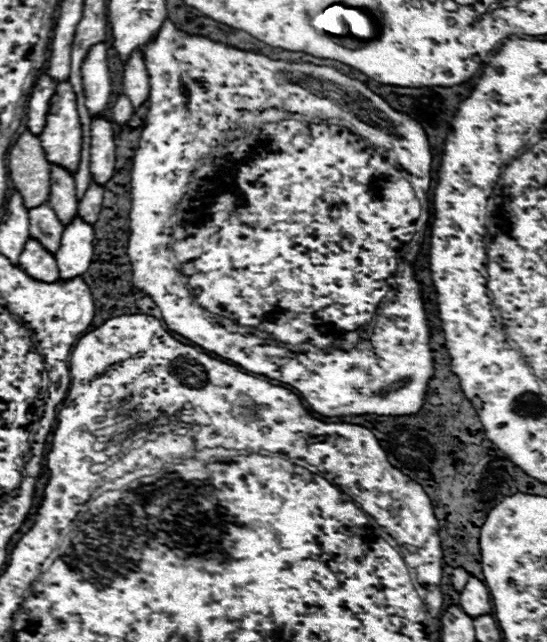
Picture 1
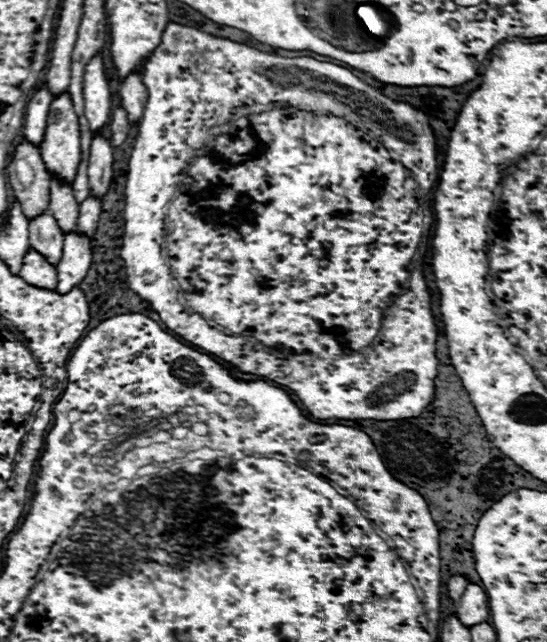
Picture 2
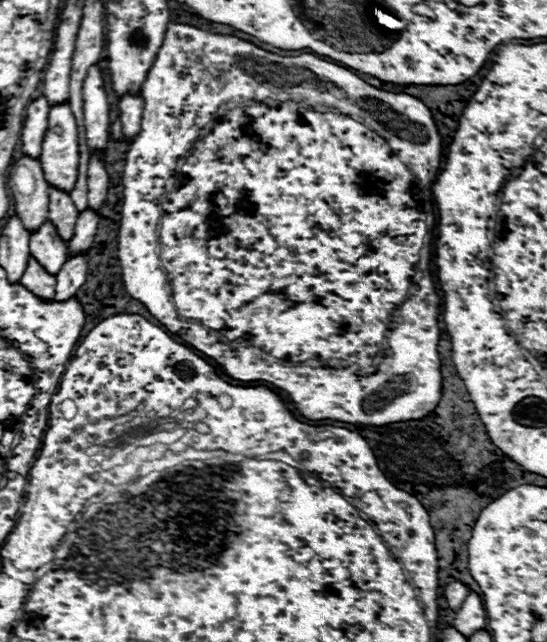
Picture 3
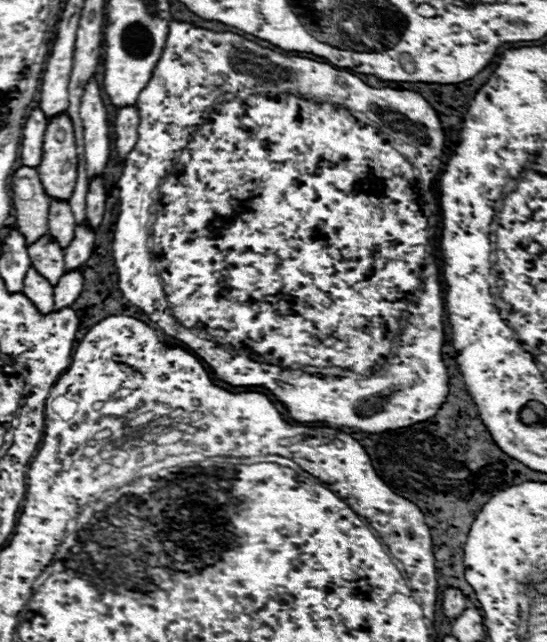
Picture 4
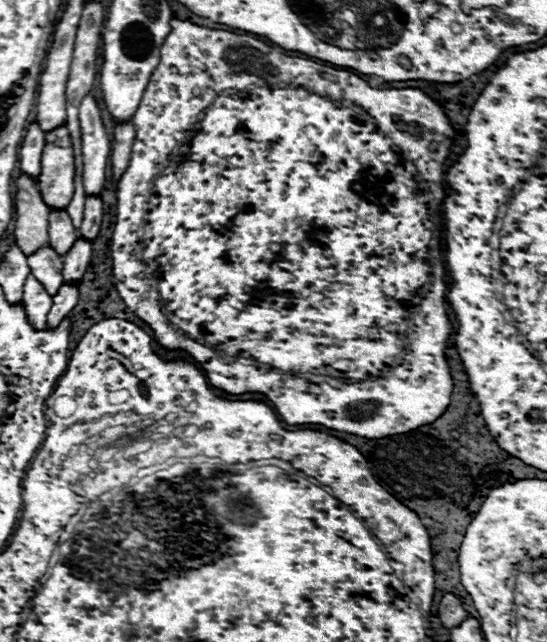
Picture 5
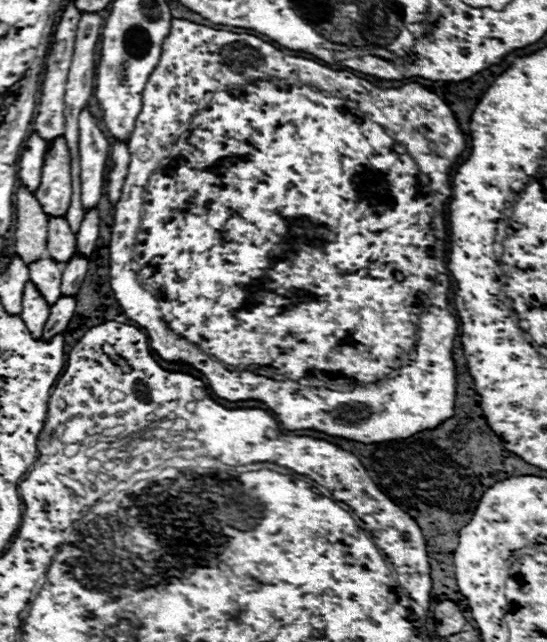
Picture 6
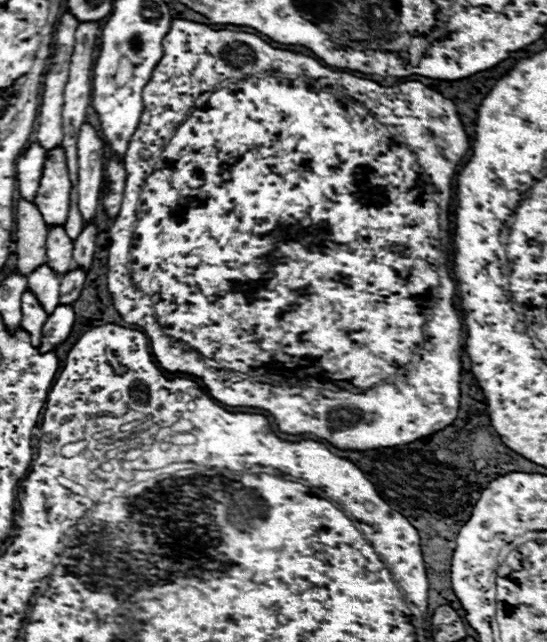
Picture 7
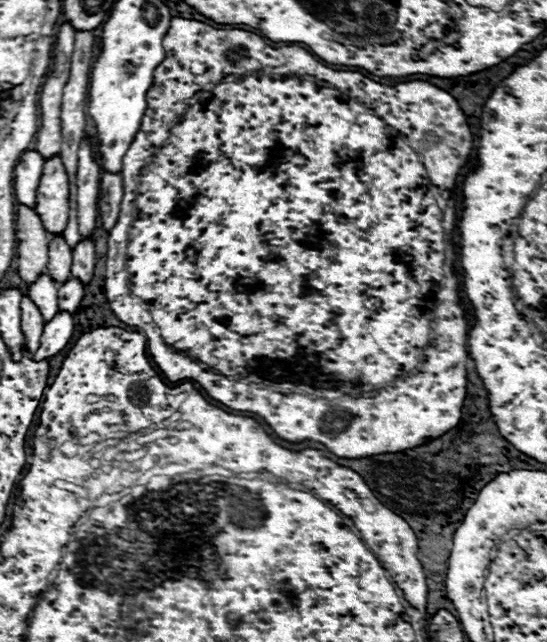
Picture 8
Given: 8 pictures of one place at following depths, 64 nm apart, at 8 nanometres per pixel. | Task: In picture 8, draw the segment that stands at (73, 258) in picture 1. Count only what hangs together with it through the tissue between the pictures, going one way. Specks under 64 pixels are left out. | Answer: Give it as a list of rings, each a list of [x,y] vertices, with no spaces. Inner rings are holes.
[[[56,312],[56,316],[44,324],[44,332],[40,338],[40,348],[36,350],[34,358],[52,358],[58,354],[70,340],[74,330],[74,318],[70,312]]]

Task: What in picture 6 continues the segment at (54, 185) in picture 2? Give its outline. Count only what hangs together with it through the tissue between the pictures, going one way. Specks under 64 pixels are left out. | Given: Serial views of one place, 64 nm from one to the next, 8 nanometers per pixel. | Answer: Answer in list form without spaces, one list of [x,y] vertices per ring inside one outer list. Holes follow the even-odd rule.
[[[66,216],[50,218],[48,222],[48,254],[58,262],[68,262],[76,250],[76,234],[70,230]]]

